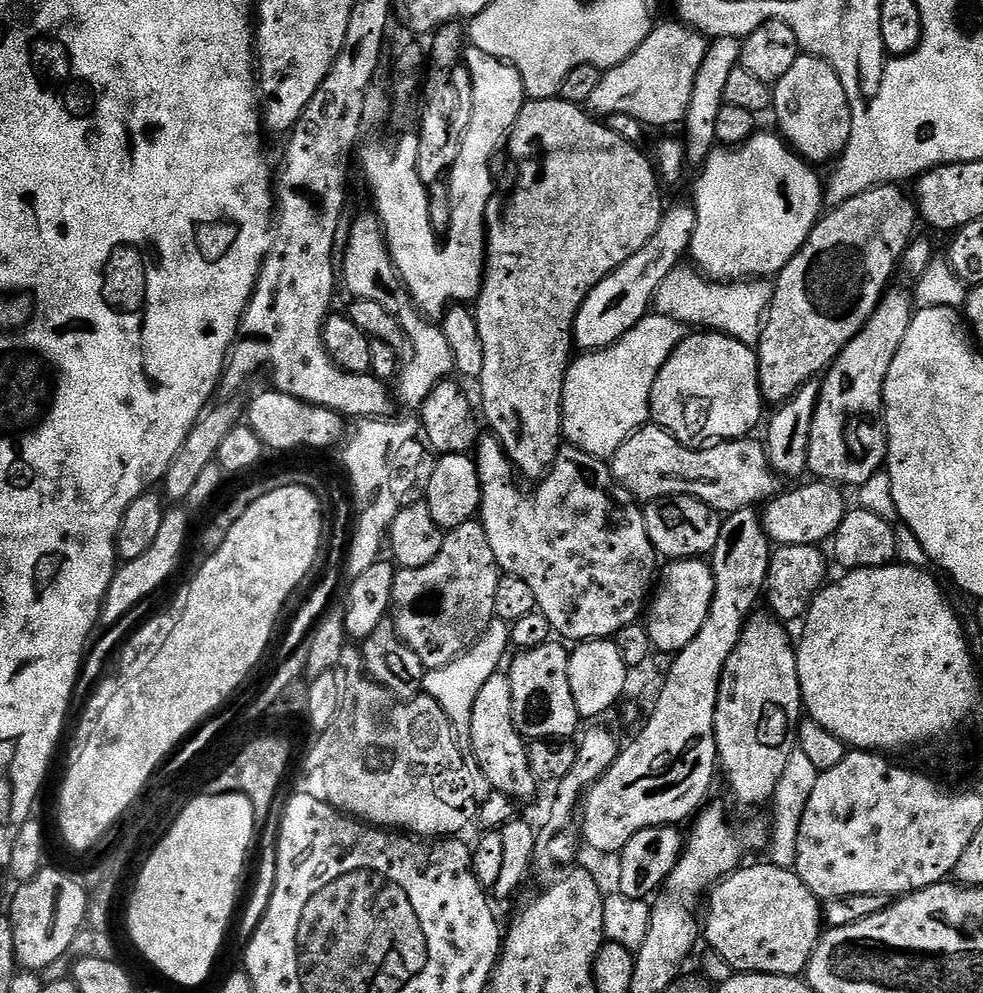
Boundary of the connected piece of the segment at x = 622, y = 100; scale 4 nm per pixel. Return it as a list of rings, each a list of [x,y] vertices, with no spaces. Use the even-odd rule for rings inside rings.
[[[683,22],[660,23],[653,27],[642,46],[638,46],[638,50],[634,50],[626,62],[607,69],[601,75],[598,90],[594,90],[590,101],[591,111],[597,117],[629,116],[632,120],[653,124],[656,128],[668,128],[671,124],[683,125],[710,40],[704,33],[697,32]]]

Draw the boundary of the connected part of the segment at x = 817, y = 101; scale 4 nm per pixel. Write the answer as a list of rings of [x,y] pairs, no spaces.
[[[802,54],[794,67],[773,87],[773,109],[780,130],[788,130],[784,138],[798,138],[799,152],[814,164],[837,159],[848,145],[853,132],[853,116],[849,98],[837,72],[818,56]]]

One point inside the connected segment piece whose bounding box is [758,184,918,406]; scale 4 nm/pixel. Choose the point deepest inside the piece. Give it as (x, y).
(822, 299)

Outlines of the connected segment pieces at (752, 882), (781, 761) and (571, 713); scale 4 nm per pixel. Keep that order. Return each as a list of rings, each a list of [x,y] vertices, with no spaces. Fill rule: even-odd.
[[[763,862],[741,866],[724,877],[706,897],[708,913],[702,916],[702,936],[713,953],[730,962],[733,973],[761,972],[771,976],[800,976],[810,962],[822,935],[822,902],[791,868]]]
[[[753,611],[744,623],[738,646],[726,662],[714,726],[718,764],[723,775],[728,775],[733,798],[740,804],[767,805],[790,754],[797,751],[802,701],[793,637],[788,637],[787,627],[775,616],[760,611]]]
[[[549,642],[538,646],[534,650],[526,650],[517,655],[512,669],[507,669],[506,675],[510,678],[512,687],[512,717],[517,730],[525,741],[533,740],[562,740],[577,735],[576,727],[582,724],[578,714],[578,706],[574,706],[574,694],[570,694],[570,670],[568,669],[569,649],[563,643]]]

